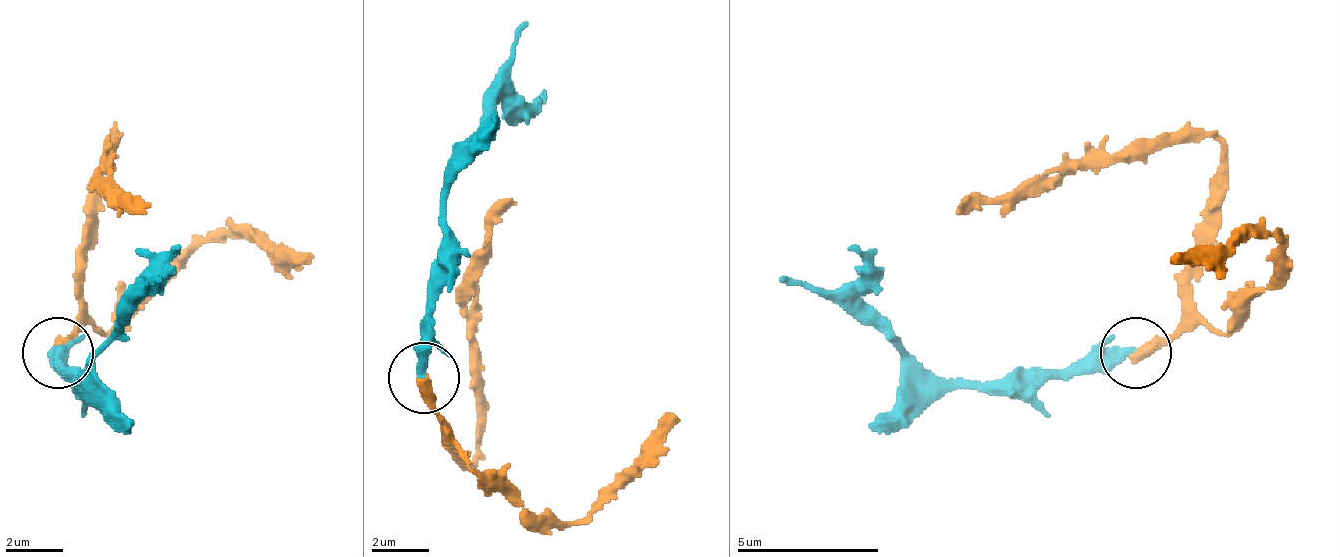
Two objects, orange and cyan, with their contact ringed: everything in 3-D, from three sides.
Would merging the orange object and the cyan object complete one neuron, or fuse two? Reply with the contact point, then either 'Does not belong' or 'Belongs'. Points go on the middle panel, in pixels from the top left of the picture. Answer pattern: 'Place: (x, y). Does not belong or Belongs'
Place: (424, 377). Does not belong

